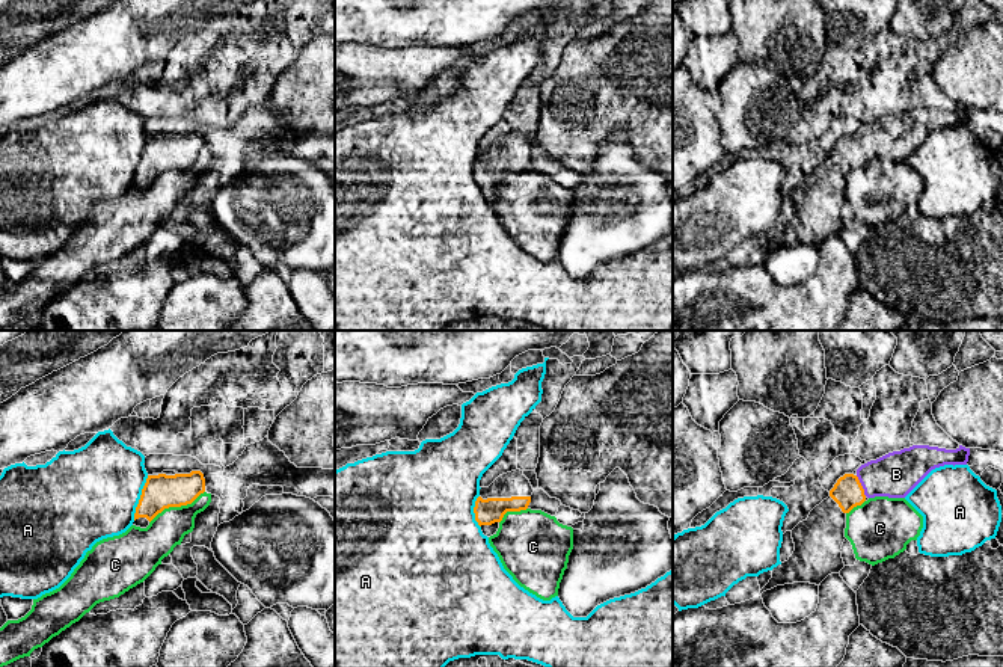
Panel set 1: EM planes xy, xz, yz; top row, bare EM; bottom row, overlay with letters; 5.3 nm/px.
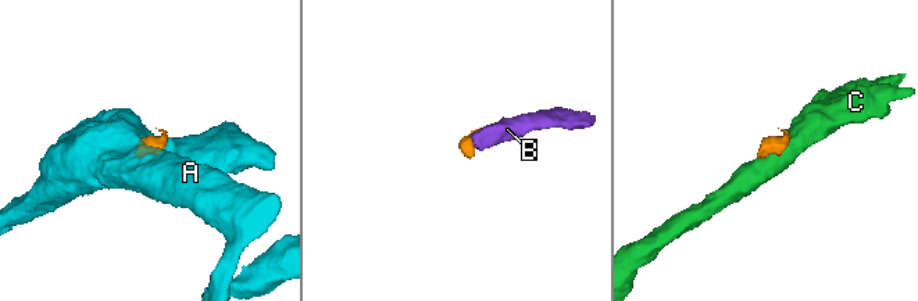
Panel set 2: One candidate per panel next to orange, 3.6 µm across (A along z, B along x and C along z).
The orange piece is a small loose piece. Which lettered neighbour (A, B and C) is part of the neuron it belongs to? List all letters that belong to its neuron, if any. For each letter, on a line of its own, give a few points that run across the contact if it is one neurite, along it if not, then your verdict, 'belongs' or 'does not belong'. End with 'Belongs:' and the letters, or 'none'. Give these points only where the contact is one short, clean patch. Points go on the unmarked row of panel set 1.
A: line xy (148, 138), (133, 181); does not belong
B: line yz (848, 154), (861, 148), (874, 141), (896, 136); belongs
C: line xy (204, 153), (190, 165), (165, 169), (150, 184); does not belong
Belongs: B

